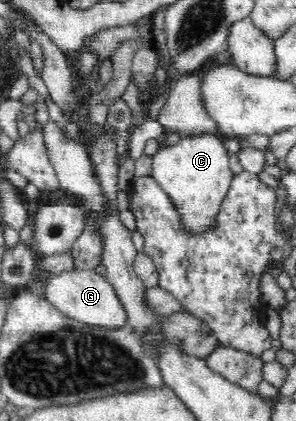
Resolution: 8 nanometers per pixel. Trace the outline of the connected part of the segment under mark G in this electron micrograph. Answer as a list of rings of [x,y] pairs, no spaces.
[[[37,253],[35,257],[34,278],[41,282],[41,295],[44,300],[54,306],[62,315],[91,326],[109,328],[120,327],[125,324],[125,311],[114,295],[112,286],[104,276],[95,270],[85,270],[74,267],[72,270],[52,272],[42,267],[44,255]]]

